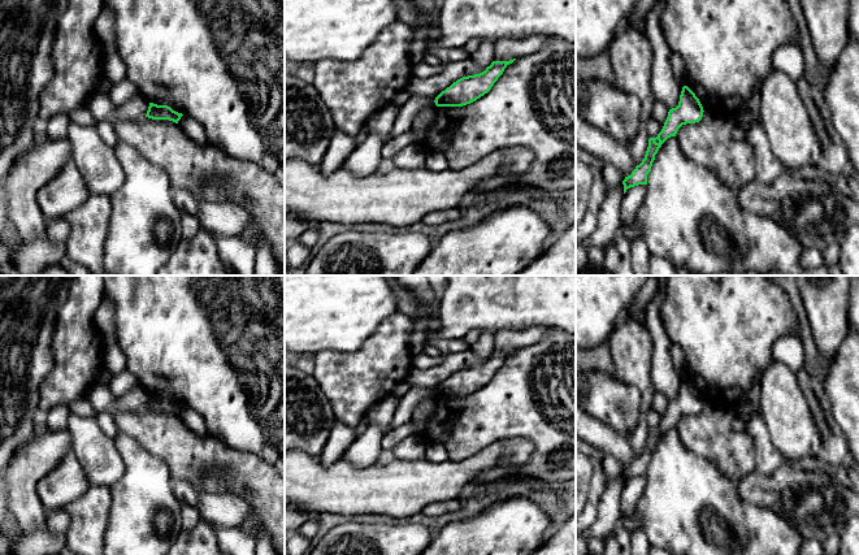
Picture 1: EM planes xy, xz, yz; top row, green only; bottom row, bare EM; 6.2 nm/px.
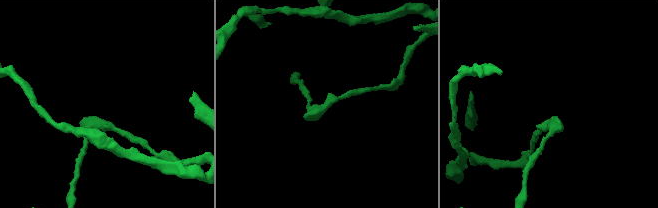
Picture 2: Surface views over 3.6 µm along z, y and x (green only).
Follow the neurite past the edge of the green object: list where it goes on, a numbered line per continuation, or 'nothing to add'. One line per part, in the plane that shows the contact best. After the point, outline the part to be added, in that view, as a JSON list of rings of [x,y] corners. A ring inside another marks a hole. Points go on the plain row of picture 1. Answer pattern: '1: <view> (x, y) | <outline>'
nothing to add

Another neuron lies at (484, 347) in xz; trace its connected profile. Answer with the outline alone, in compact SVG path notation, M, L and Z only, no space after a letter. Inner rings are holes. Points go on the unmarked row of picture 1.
M491 330L481 331L477 342L470 346L470 350L482 359L487 359L494 352L494 335Z

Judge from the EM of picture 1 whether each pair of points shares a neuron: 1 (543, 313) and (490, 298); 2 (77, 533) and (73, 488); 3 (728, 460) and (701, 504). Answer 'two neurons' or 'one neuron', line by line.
1: one neuron
2: two neurons
3: two neurons

